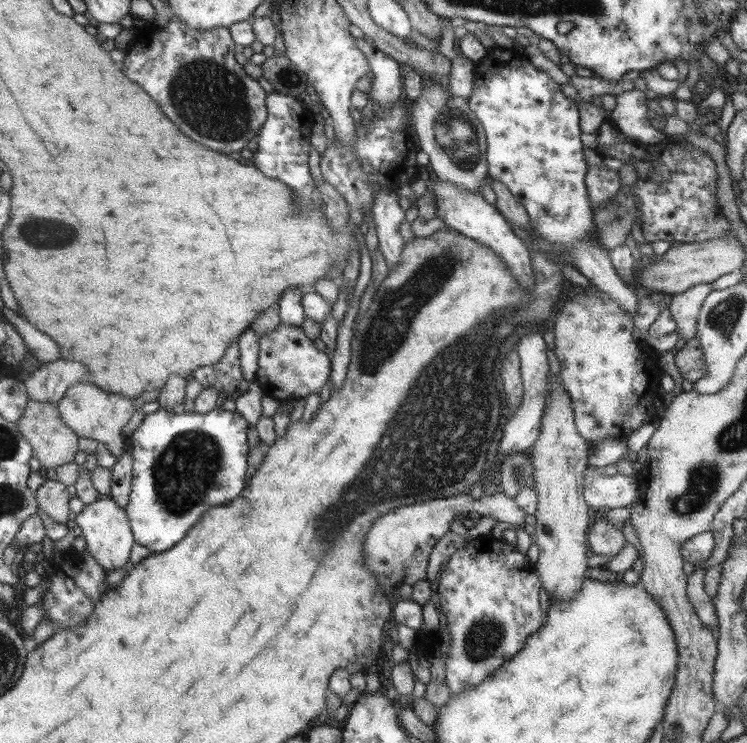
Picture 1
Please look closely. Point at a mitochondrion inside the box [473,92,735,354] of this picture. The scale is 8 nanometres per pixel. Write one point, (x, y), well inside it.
(617, 215)

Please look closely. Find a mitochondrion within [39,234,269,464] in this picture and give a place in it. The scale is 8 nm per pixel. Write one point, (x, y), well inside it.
(77, 399)

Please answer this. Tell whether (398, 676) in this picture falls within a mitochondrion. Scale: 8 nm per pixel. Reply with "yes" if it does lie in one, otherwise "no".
no

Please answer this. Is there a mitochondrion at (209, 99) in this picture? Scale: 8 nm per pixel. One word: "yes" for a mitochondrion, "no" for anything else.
yes

